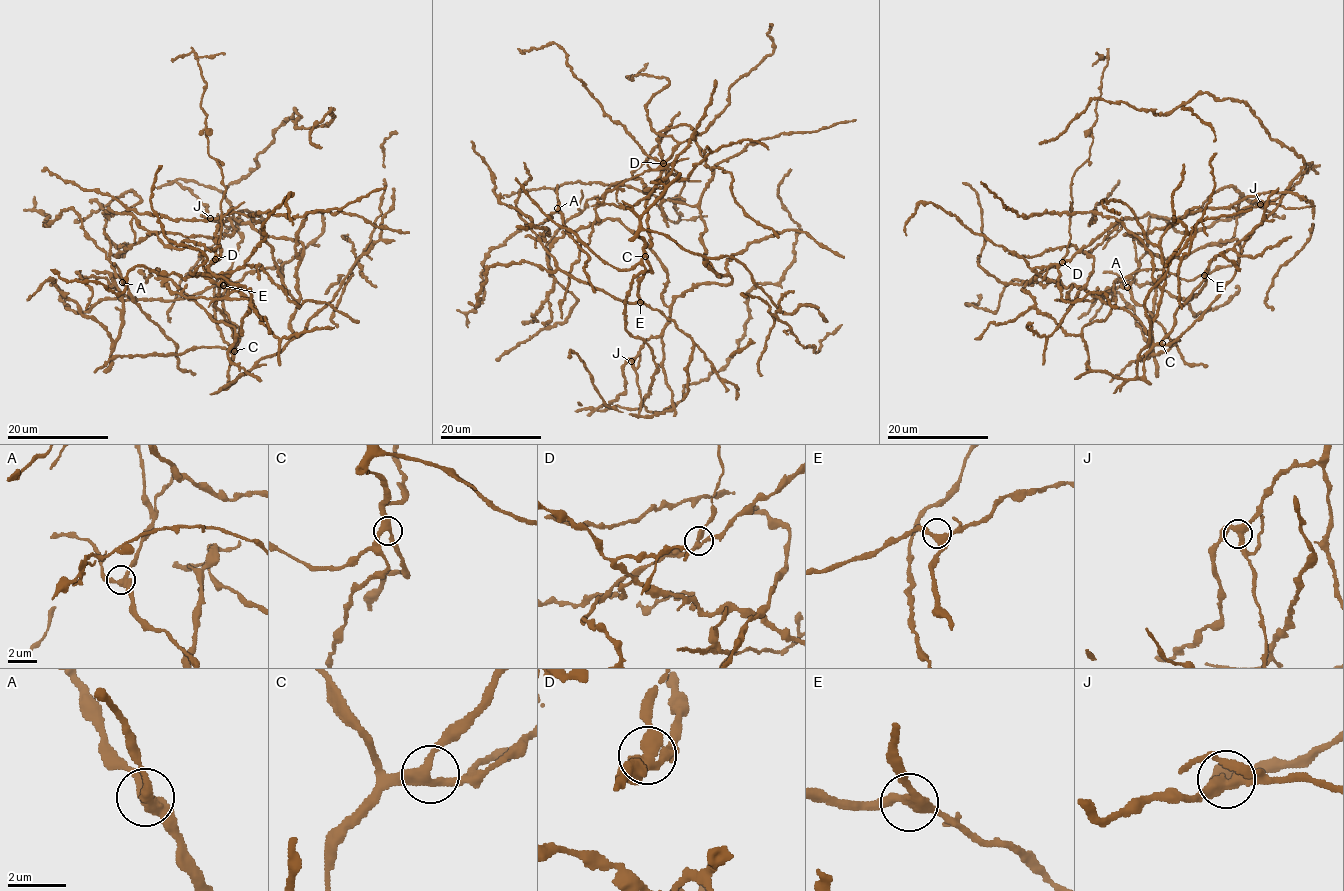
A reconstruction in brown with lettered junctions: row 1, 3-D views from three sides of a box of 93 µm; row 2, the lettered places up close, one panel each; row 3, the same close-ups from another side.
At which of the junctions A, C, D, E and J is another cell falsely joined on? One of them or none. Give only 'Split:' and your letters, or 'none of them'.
Split: D

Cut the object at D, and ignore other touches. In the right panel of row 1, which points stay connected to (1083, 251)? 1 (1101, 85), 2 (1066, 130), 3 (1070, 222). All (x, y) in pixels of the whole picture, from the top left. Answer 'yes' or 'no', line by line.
1: no
2: yes
3: no

